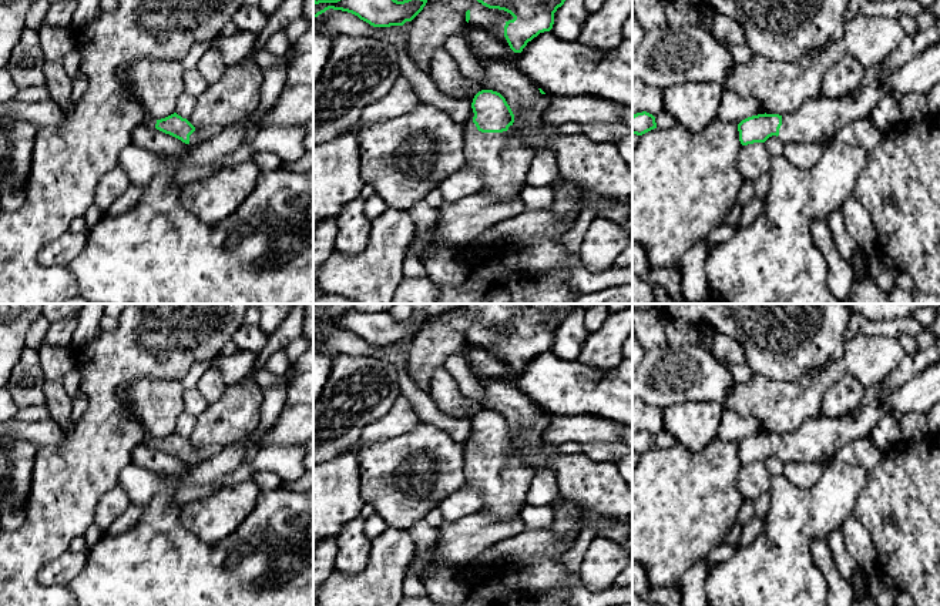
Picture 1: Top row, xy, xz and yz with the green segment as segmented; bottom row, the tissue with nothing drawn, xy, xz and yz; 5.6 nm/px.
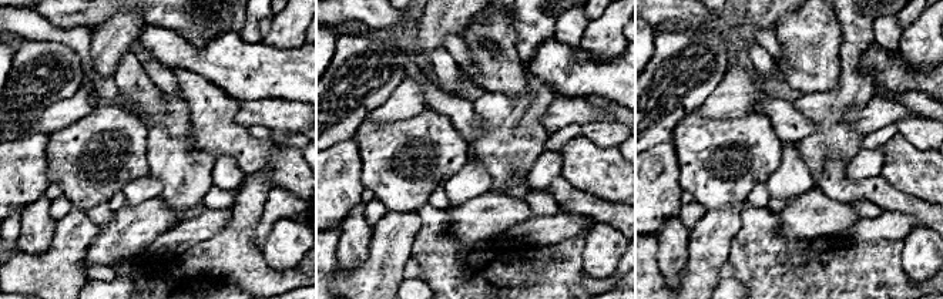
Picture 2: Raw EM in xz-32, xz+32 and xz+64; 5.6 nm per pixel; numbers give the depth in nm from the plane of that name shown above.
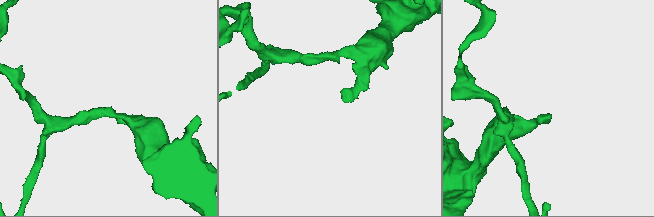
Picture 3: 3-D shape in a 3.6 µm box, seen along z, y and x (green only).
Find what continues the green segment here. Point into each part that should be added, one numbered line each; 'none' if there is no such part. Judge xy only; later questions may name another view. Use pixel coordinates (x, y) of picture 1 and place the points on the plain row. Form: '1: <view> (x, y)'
1: xy (202, 452)

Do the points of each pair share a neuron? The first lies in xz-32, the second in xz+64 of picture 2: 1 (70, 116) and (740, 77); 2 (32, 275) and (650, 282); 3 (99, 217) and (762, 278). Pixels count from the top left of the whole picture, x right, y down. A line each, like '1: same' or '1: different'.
1: same
2: different
3: same

